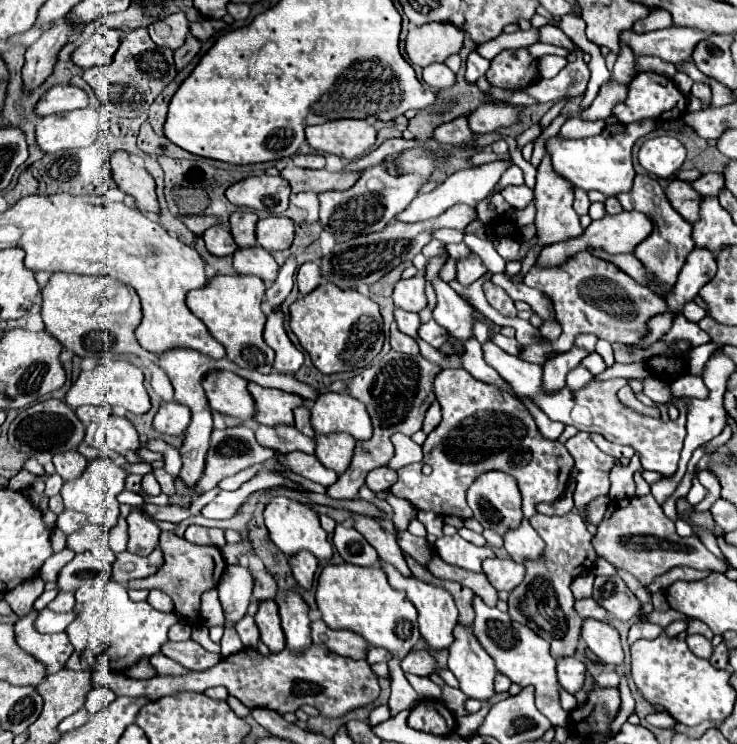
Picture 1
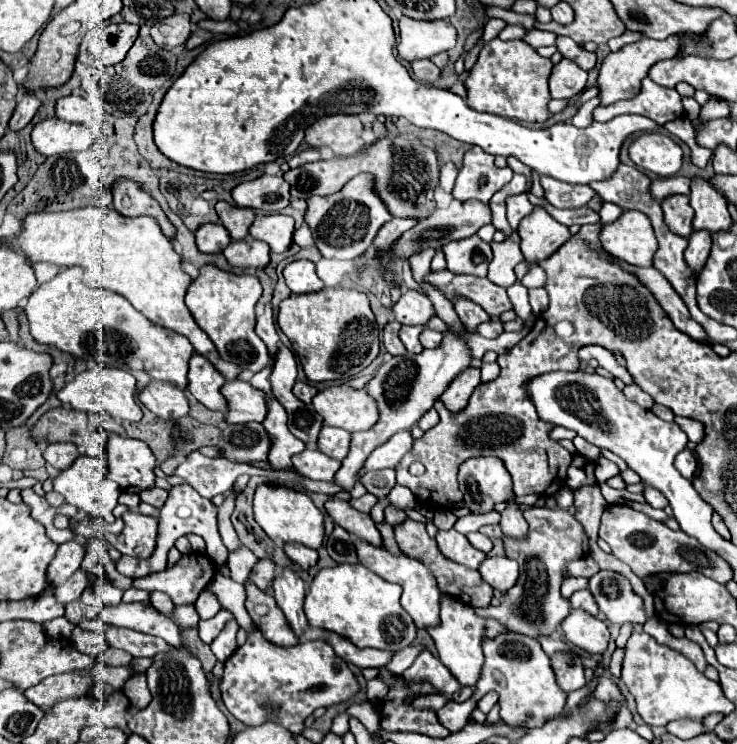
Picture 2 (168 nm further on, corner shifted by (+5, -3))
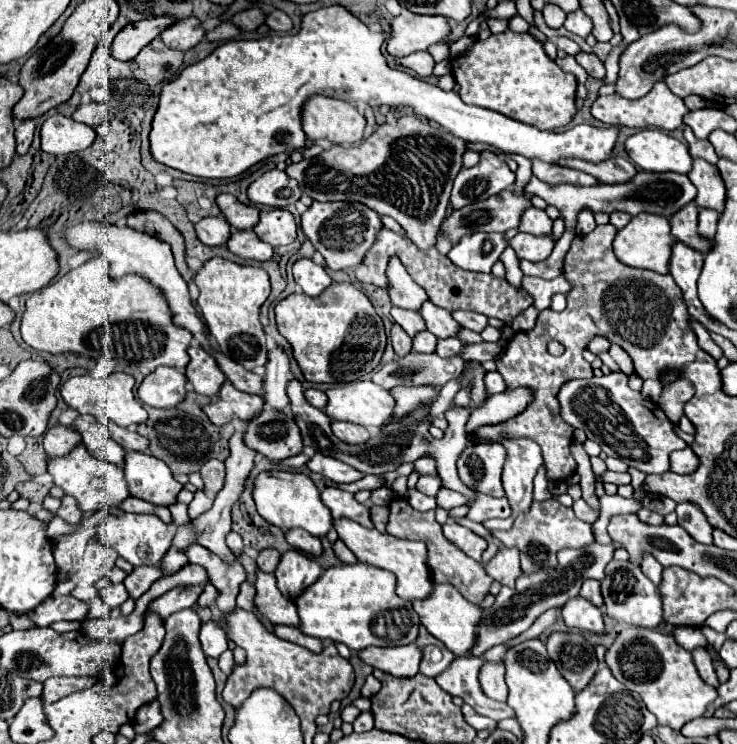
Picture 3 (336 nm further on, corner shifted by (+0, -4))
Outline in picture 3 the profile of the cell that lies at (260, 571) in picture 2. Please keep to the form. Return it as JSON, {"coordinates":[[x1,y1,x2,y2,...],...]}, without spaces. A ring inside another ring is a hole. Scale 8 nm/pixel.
{"coordinates":[[265,548,257,556,257,564,259,564,261,572,275,572,279,560,281,560,281,554,277,550,273,550,273,548]]}

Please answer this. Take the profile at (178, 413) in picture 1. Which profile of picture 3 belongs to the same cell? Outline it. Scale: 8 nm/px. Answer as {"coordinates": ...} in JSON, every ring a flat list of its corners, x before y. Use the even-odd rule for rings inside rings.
{"coordinates":[[161,366,149,376,145,376,141,386,137,388,137,394,139,394,139,400,147,406,175,408,185,400,185,394,187,394,185,384,187,384,187,378,183,372,179,372,177,368]]}

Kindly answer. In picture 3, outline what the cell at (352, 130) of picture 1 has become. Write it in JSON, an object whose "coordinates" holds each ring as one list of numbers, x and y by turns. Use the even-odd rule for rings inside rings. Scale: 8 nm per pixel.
{"coordinates":[[313,96,303,108,303,132,309,140,325,138,339,146,359,144,365,134,365,116,349,102]]}

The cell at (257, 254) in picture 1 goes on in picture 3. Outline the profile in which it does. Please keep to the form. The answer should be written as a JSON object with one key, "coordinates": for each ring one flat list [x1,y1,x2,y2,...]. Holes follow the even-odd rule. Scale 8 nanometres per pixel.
{"coordinates":[[233,230,231,240,227,242,227,248,241,258,249,258,249,260,271,260,273,256,273,248,267,242,261,242,253,230]]}

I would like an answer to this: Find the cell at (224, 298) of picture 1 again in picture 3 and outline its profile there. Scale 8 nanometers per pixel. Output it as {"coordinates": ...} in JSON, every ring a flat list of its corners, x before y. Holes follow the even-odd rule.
{"coordinates":[[211,258,203,264,193,280,199,288,197,304,203,312,211,336,219,344,219,350,247,370,265,366,267,346,265,332,259,322,259,308,269,296,267,272,255,266,239,266,225,258]]}

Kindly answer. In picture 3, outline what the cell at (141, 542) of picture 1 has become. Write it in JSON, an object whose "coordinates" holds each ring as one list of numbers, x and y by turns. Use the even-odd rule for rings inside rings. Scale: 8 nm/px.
{"coordinates":[[105,514,105,518,95,528,96,536,102,544,109,544,119,556,123,556,133,566,153,566,163,560,171,546,175,528,159,520,155,514]]}

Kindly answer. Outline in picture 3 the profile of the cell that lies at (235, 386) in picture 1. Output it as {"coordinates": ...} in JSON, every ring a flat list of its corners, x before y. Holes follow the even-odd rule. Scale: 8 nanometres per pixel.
{"coordinates":[[199,344,189,346,189,356,191,356,191,362,187,366,189,384,197,394,217,398,217,392,225,382,225,376,219,370,215,358,207,354]]}

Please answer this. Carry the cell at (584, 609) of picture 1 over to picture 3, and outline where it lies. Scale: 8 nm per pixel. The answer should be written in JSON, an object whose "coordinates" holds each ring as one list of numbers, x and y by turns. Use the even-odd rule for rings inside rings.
{"coordinates":[[585,580,583,586,581,586,579,596,589,600,591,604,595,604,599,608,603,606,603,596,601,596,601,590,599,590,599,582,595,582,595,580]]}

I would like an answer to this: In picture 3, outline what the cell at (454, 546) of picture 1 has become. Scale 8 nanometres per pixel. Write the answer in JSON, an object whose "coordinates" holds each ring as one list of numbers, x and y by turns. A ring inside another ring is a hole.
{"coordinates":[[457,522,445,524,445,526,443,526,443,534,445,534,445,538,447,538,451,544,455,544,461,552,465,552,465,554,471,556,473,560,481,562,481,554,483,554,483,550,487,548,487,542,485,542,481,536,473,534,469,528,465,528,465,526,457,524]]}

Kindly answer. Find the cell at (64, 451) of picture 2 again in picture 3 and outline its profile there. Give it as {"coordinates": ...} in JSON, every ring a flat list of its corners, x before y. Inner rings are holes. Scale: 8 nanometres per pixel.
{"coordinates":[[57,424,57,426,53,426,53,428,47,430,45,440,43,440,43,446,45,446,45,452,47,452,49,458,59,458,59,456,63,458,79,442,81,442,81,436,75,430]]}

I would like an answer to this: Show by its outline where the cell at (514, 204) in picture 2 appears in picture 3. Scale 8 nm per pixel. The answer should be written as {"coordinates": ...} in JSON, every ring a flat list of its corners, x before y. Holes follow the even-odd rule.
{"coordinates":[[529,206,521,214,519,230,535,234,535,236,541,236,541,234,549,234,551,232,551,224,553,224,553,220,545,214,545,210]]}

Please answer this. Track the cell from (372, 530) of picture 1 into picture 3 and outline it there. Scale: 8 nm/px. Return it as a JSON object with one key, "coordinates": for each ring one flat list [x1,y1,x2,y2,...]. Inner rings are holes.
{"coordinates":[[327,486,323,492,321,492,321,500,327,508,331,508,333,512,333,518,349,518,349,520,355,520,359,522,361,526,365,528,373,528,373,522,371,522,371,514,369,514,369,508,359,504,353,494,349,492,343,492,335,486]]}

